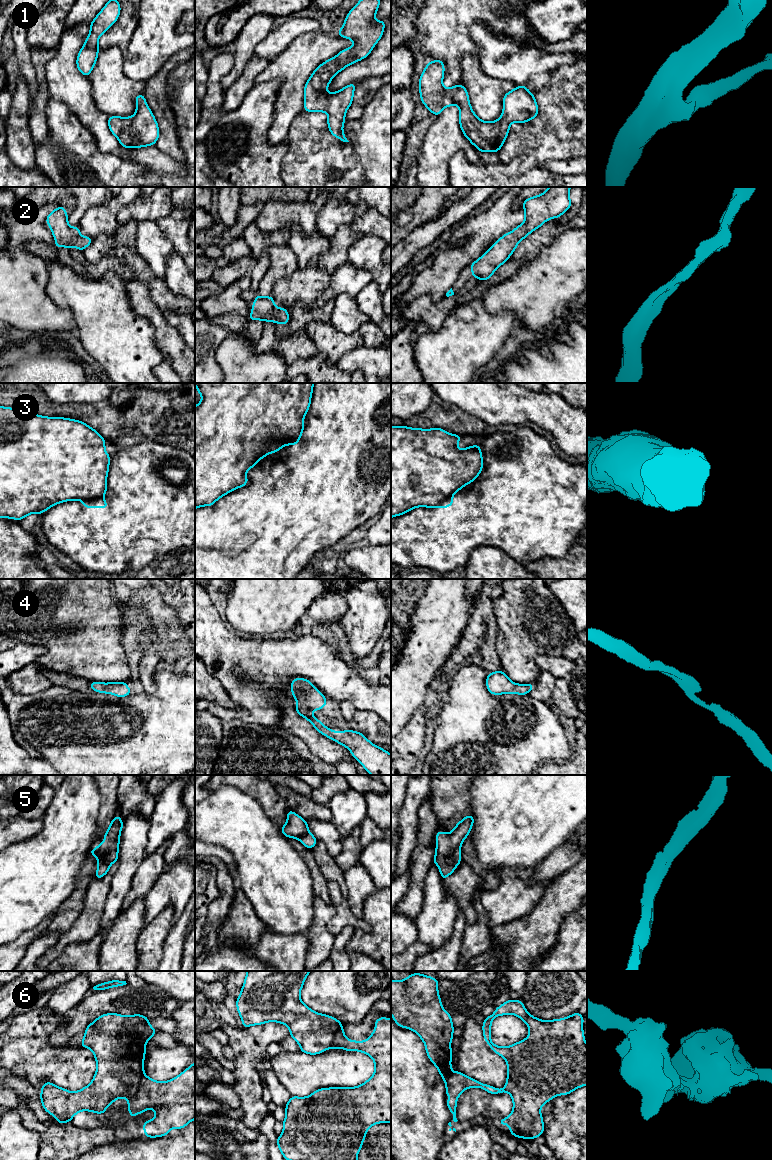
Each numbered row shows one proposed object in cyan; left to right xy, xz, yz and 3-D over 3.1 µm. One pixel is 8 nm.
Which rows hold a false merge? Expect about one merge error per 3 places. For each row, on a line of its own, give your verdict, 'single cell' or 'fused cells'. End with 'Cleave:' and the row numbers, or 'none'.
1: single cell
2: single cell
3: fused cells
4: single cell
5: single cell
6: fused cells
Cleave: 3, 6

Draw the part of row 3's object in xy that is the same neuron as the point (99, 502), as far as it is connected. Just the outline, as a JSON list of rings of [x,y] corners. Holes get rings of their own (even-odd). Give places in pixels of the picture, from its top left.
[[[97,498],[94,500],[81,500],[85,508],[108,508],[109,504],[104,501],[104,498]]]

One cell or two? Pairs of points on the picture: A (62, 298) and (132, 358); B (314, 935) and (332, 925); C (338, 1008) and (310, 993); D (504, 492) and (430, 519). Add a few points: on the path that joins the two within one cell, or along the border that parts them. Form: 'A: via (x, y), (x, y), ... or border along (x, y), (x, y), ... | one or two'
A: via (79, 305), (115, 341) | one
B: border along (331, 904), (335, 914), (327, 929), (334, 936) | two
C: via (331, 1001), (323, 993), (317, 993) | one
D: via (486, 510), (470, 518), (448, 519) | one

